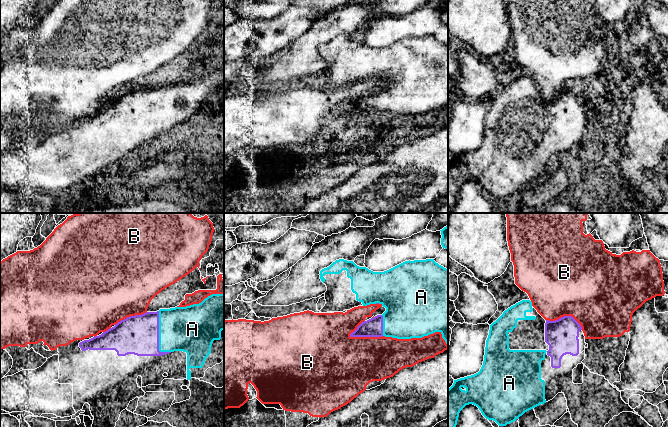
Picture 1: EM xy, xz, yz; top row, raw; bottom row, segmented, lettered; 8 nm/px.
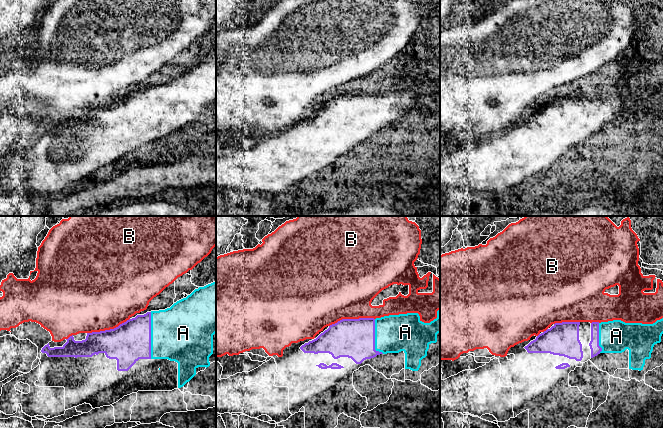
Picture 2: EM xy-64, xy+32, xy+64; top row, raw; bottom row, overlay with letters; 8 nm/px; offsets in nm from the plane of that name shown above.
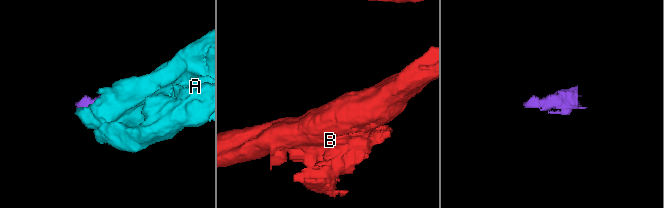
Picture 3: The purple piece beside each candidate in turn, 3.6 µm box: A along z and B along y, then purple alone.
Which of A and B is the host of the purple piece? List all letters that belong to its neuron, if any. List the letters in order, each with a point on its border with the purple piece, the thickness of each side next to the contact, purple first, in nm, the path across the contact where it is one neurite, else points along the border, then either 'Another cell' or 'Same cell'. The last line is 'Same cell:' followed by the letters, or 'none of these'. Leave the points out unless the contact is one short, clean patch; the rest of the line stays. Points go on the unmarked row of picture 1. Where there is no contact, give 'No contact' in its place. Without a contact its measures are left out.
A: Touches purple at xy (158, 112). Thickness 320 nm (purple) against 360 nm. Same cell
B: Touches purple at xz (366, 112). Thickness 150 nm (purple) against 420 nm. Another cell
Same cell: A

